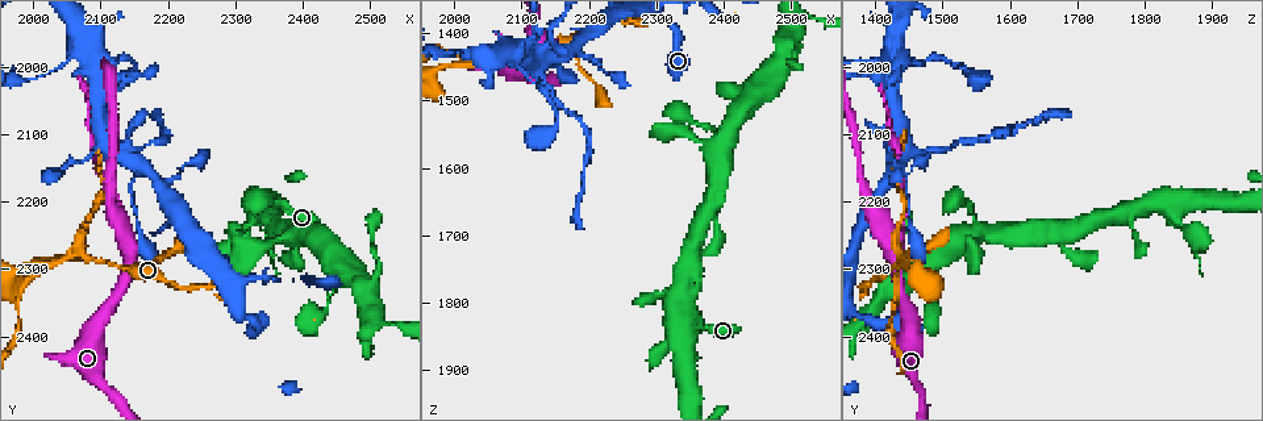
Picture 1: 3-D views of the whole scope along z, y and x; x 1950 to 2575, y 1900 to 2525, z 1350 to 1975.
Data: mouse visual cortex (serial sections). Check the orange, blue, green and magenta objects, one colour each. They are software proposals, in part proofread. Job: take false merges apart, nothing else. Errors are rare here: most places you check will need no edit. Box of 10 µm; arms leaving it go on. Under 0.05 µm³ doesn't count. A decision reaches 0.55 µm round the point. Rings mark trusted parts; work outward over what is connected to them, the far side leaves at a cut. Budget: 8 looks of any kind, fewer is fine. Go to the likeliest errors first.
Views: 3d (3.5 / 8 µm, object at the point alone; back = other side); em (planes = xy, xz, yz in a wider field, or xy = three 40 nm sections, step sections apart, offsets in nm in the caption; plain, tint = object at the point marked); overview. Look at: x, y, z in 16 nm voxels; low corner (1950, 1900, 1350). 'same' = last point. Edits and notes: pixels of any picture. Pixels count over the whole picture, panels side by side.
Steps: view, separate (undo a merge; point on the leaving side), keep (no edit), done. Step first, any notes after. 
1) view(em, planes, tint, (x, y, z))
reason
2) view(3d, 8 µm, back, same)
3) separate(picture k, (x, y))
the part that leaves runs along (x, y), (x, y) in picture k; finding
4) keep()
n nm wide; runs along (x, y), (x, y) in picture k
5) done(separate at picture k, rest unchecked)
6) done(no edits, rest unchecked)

view(3d, 3.5 µm, (2135, 2005, 1395))
a narrow waist

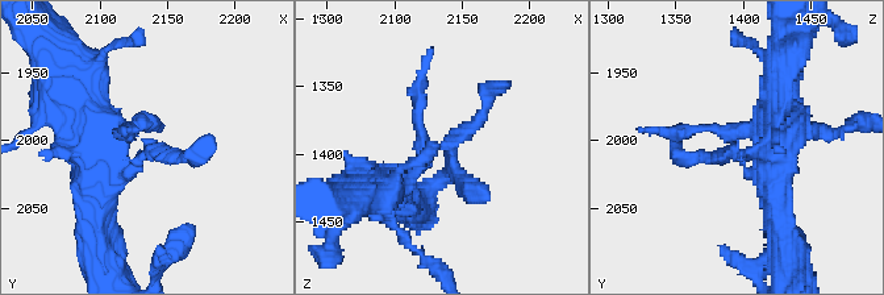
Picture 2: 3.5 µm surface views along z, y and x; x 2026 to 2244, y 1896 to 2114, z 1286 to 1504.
view(em, planes, tint, (2136, 2006, 1394))
shape alone is not enough

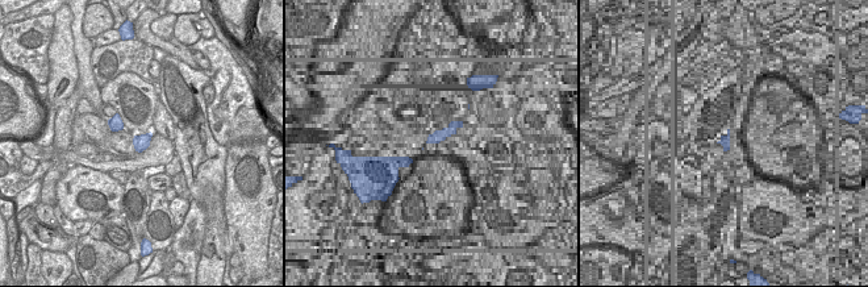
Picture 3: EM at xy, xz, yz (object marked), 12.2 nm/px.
keep()
3 arms; runs along (380, 186), (474, 125), (493, 88) in picture 2; one cell here

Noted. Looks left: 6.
view(3d, 8 µm, (2175, 2115, 1515))
narrows sharply

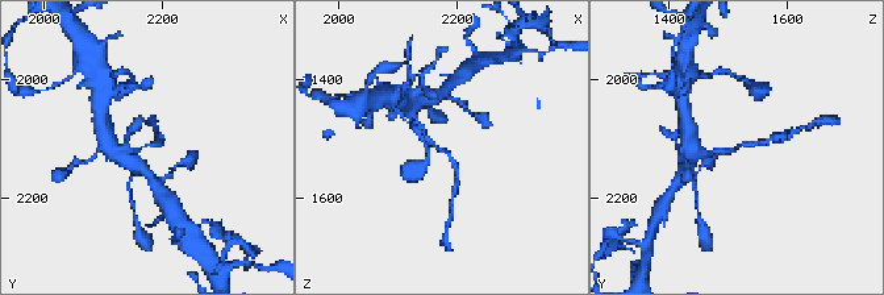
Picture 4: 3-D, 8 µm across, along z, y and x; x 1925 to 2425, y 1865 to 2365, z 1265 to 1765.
view(em, xy, step 3, tint, same)
arms of 150, 200 nm; need the tissue

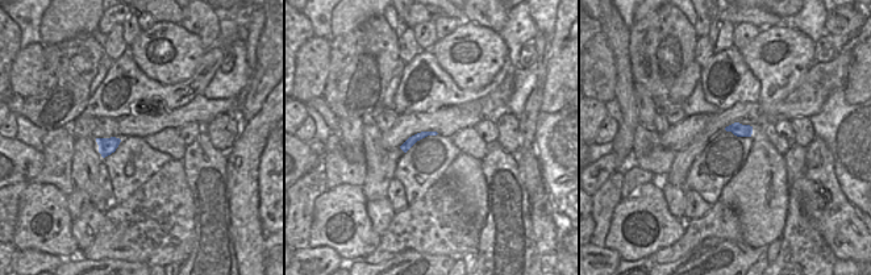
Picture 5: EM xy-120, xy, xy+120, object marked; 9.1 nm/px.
keep()
90 nm wide; runs along (416, 121), (450, 156), (457, 181) in picture 4; one cell here

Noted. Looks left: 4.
view(3d, 8 µm, (2075, 2280, 1445))
sharp bend

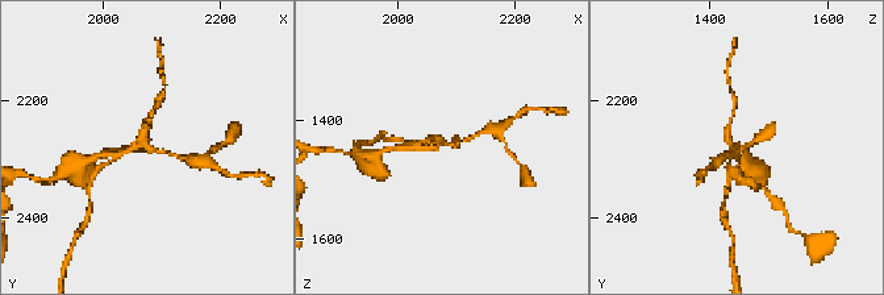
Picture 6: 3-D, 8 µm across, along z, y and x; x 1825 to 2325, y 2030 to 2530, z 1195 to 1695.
view(em, planes, tint, same)

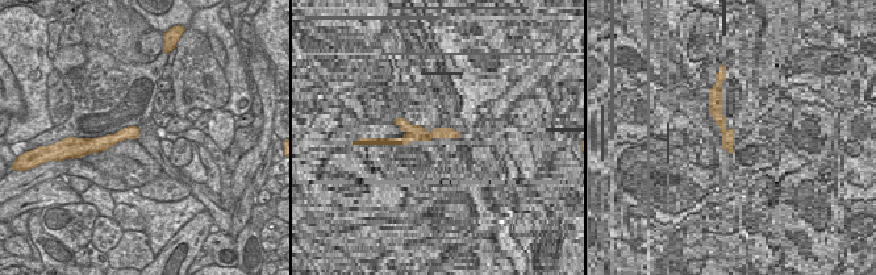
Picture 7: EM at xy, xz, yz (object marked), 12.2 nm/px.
separate(picture 6, (147, 121))
160 nm wide; a second cell is stuck on

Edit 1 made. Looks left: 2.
view(3d, 8 µm, (2210, 2275, 1475))
sudden change in width

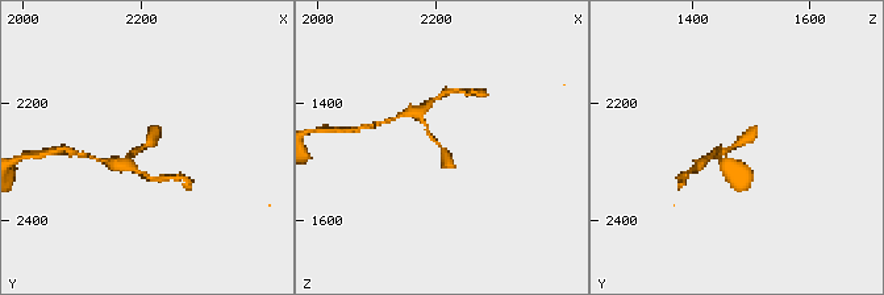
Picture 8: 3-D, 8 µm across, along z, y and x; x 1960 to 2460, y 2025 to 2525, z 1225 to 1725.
view(em, xy, step 5, tint, same)

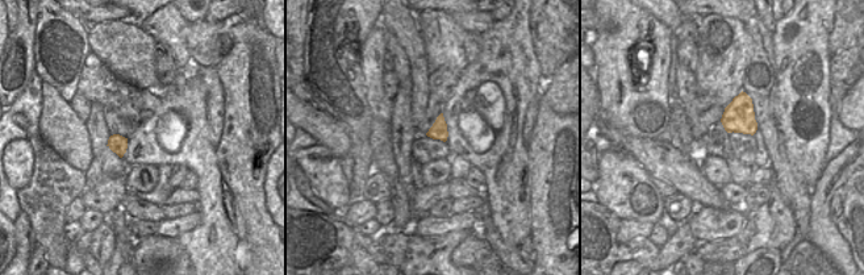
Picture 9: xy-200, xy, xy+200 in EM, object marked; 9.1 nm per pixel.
keep()
one cell here

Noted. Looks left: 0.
done(separate at picture 6, rest unchecked)

